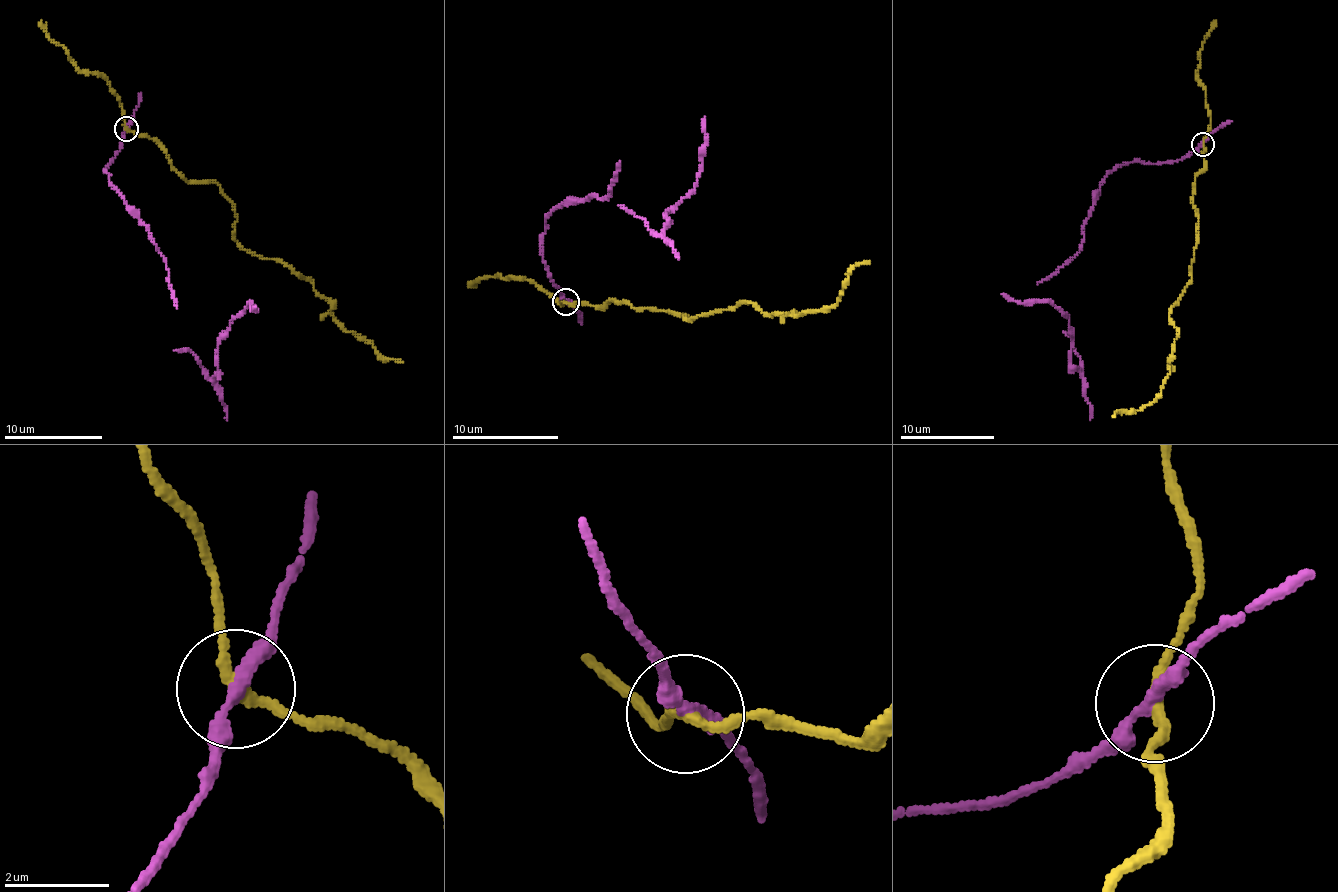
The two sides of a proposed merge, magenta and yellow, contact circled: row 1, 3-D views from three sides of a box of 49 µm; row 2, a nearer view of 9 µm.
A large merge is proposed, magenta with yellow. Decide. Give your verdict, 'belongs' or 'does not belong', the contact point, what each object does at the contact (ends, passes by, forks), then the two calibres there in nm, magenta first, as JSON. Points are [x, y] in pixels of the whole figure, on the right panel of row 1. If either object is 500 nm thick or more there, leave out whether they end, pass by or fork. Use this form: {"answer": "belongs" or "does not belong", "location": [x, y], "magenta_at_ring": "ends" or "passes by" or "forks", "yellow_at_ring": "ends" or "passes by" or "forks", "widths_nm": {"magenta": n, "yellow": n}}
{"answer": "does not belong", "location": [1203, 144], "magenta_at_ring": "passes by", "yellow_at_ring": "passes by", "widths_nm": {"magenta": 240, "yellow": 190}}

